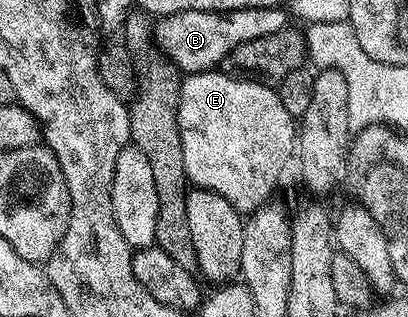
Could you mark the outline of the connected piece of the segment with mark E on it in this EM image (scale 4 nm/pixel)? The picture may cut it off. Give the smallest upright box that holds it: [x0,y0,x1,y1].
[177,68,295,216]

